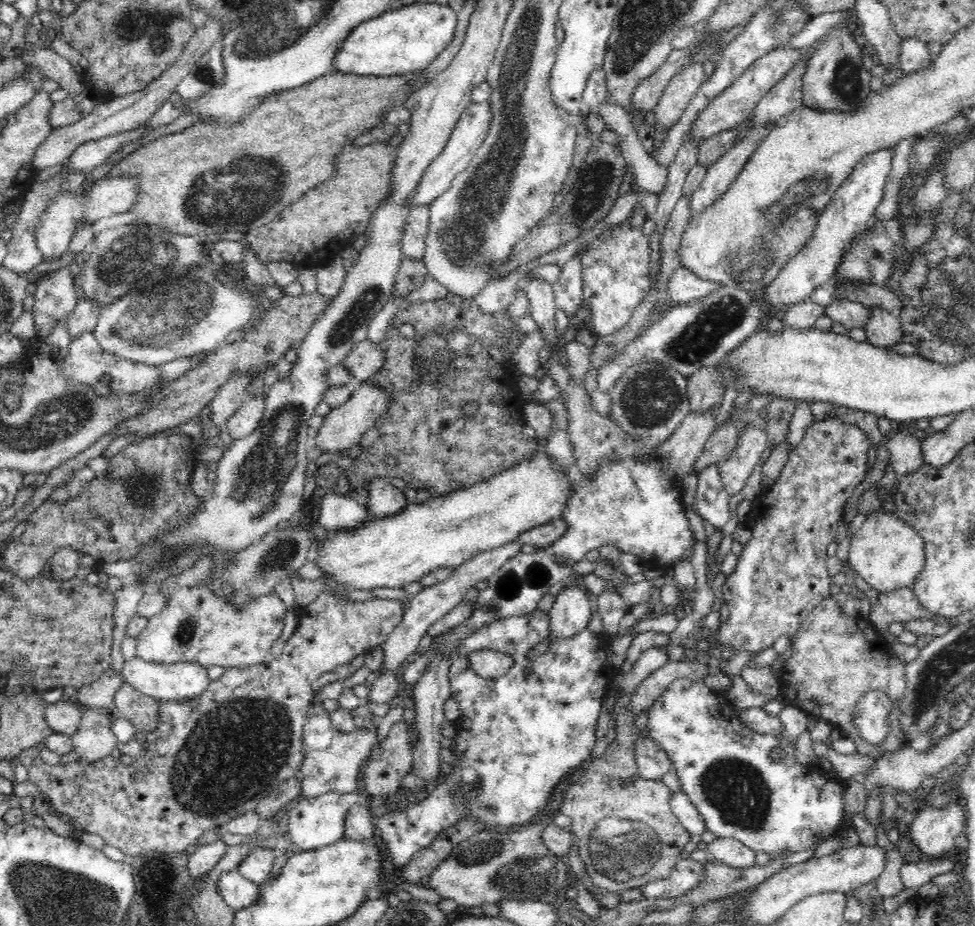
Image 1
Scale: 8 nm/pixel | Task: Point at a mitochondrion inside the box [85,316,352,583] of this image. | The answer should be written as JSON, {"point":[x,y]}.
{"point":[260,476]}

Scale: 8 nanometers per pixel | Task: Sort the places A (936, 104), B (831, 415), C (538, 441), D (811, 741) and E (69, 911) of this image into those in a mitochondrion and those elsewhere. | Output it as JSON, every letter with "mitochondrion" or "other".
{"A":"other","B":"other","C":"other","D":"other","E":"mitochondrion"}

